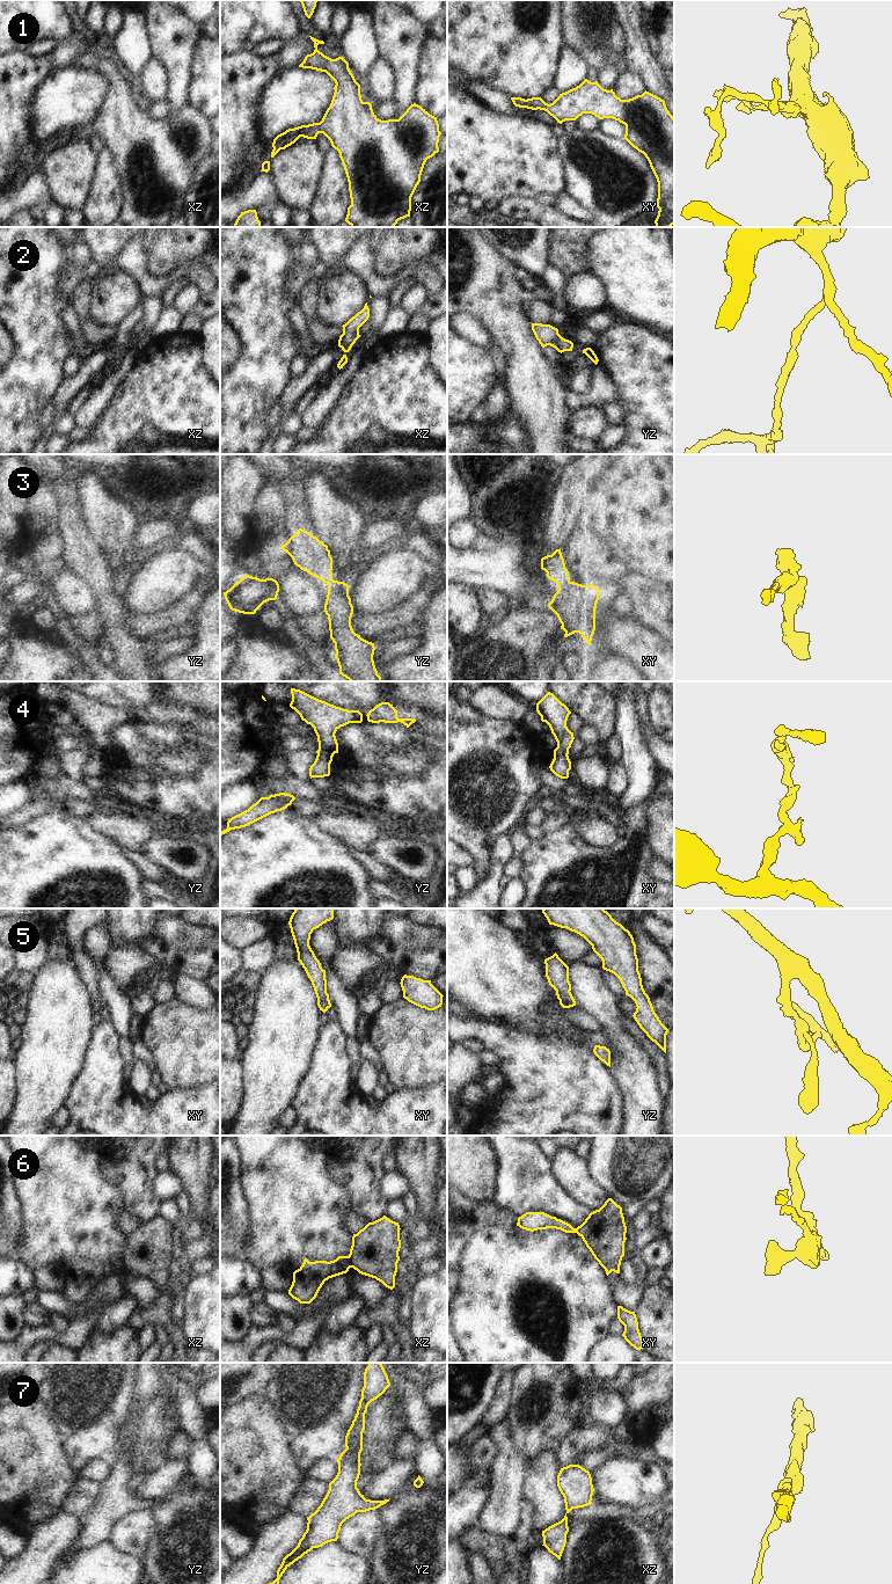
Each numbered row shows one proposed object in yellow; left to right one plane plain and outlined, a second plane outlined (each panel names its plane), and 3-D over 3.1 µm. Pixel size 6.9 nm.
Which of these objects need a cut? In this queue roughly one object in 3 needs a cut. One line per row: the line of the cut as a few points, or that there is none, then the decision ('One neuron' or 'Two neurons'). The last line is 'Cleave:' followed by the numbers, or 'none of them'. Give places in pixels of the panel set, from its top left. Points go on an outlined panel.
1: No split. One neuron
2: No split. One neuron
3: No split. One neuron
4: No split. One neuron
5: No split. One neuron
6: Split along xz (348, 1256), (348, 1263), (351, 1267). Two neurons
7: No split. One neuron
Cleave: 6.

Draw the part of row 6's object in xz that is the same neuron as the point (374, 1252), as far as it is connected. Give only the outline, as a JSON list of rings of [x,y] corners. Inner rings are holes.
[[[383,1216],[352,1236],[349,1264],[359,1273],[395,1287],[401,1248],[400,1225]]]

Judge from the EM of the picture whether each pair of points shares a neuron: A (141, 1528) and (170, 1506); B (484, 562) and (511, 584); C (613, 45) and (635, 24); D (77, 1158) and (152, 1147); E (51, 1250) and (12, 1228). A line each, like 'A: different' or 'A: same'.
A: different
B: same
C: different
D: different
E: different

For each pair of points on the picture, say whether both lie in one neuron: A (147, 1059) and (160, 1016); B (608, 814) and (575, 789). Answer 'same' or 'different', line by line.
A: different
B: different

